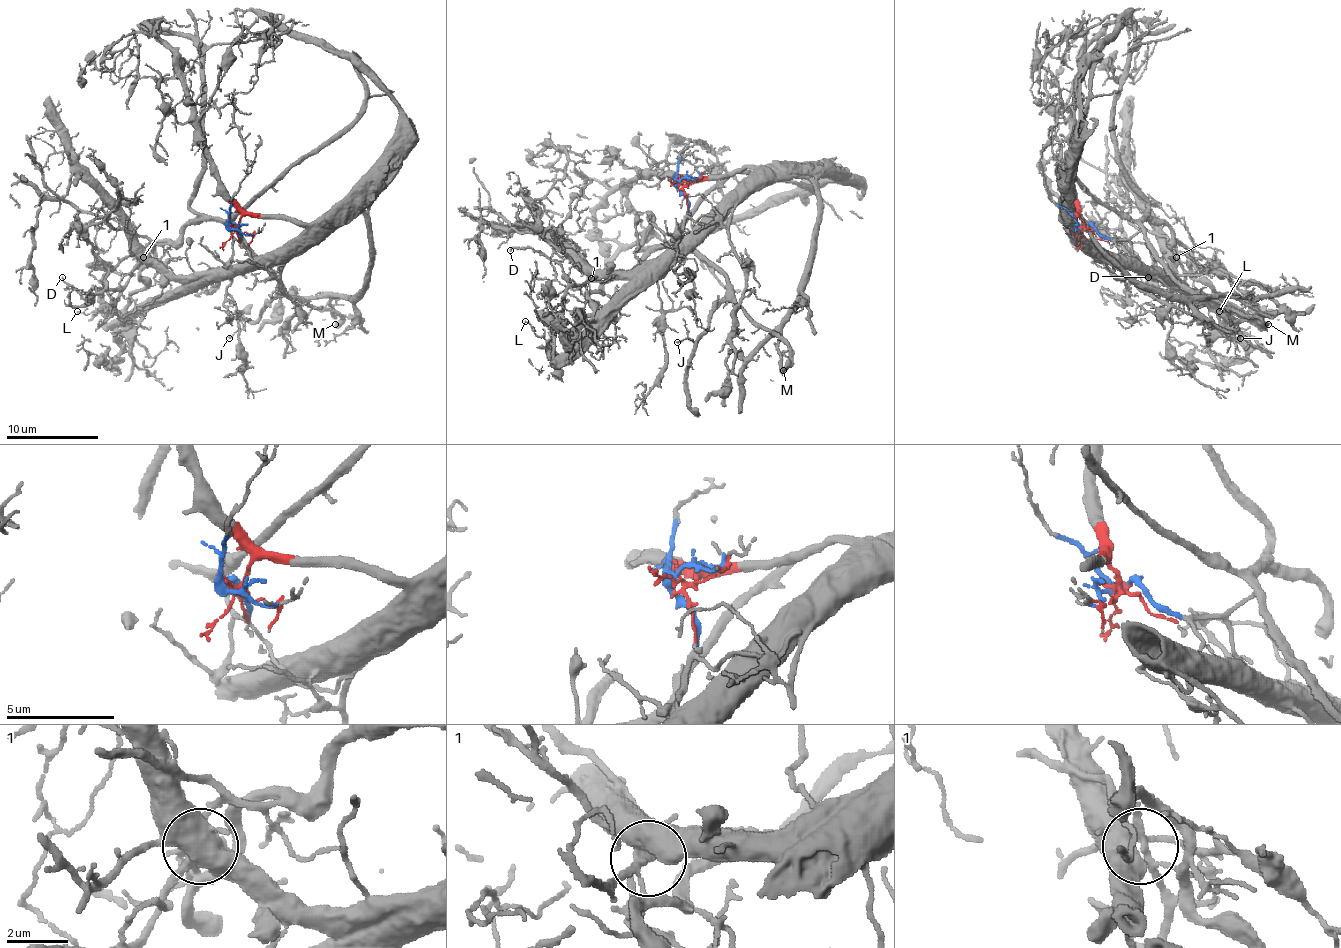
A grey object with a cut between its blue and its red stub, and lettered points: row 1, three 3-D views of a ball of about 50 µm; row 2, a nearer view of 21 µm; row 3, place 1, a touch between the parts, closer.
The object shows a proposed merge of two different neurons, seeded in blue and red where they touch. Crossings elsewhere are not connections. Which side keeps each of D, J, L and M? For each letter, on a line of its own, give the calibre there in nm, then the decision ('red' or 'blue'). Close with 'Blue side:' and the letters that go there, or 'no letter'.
D: calibre 100 nm; blue
J: calibre 100 nm; blue
L: calibre 70 nm; blue
M: calibre 460 nm; blue
Blue side: D, J, L, M

